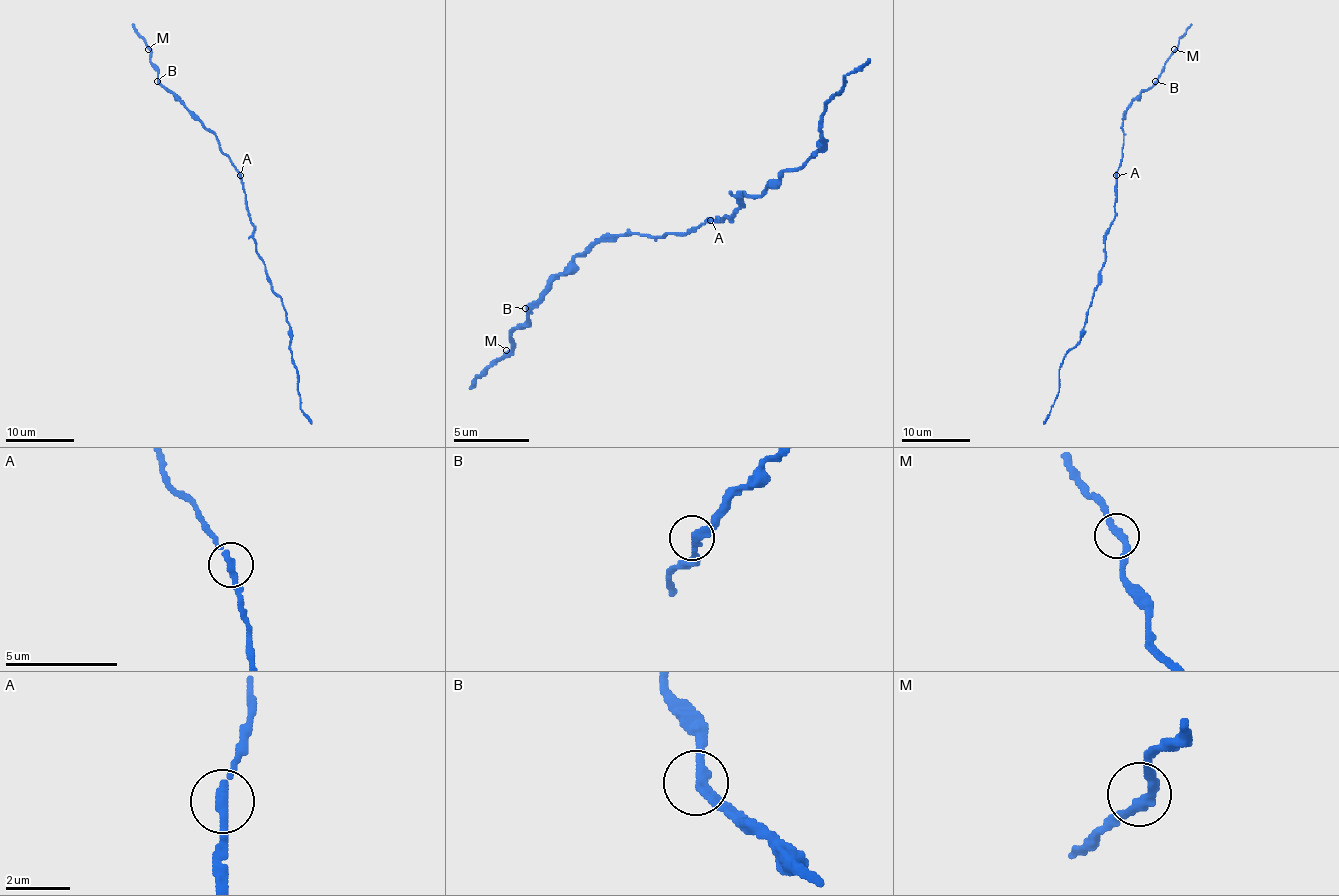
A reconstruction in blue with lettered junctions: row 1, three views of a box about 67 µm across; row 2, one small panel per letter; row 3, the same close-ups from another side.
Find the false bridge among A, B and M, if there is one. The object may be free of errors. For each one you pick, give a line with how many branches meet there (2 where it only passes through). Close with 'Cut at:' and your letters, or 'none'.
Cut at: none

